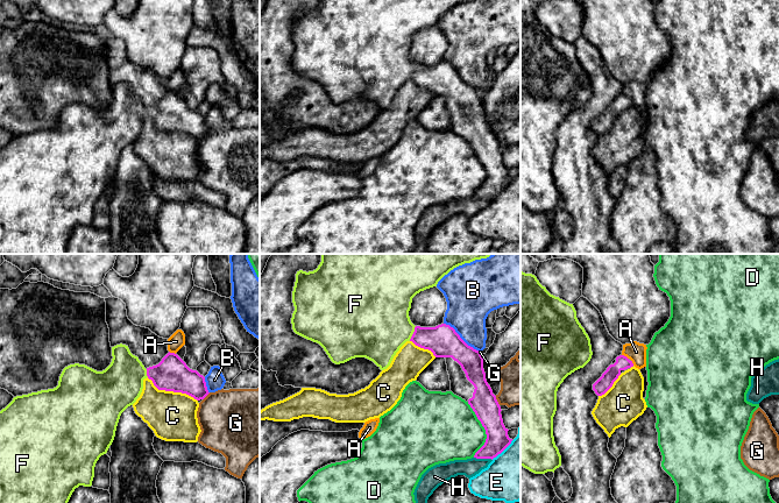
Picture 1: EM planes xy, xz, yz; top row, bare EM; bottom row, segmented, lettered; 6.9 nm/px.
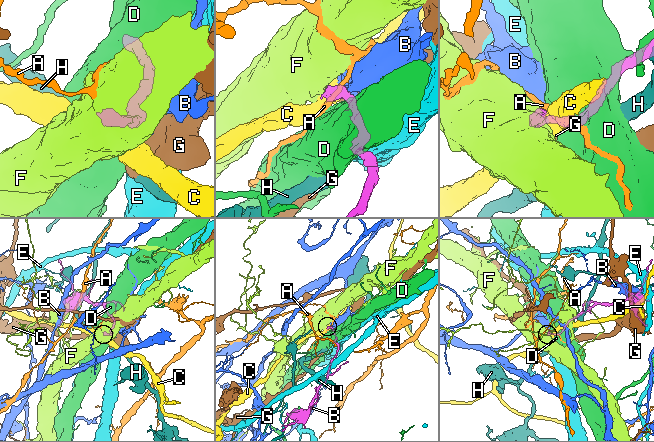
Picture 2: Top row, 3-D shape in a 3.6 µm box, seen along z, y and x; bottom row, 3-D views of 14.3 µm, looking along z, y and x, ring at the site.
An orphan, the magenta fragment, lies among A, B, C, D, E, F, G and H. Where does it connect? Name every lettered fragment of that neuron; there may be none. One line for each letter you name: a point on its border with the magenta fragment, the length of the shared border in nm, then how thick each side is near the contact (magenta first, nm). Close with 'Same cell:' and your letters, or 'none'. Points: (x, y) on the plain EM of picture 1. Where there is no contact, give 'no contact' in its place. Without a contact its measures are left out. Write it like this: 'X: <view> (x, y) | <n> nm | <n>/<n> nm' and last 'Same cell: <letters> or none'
F: xz (413, 72) | 120 nm | 220/440 nm
Same cell: F

